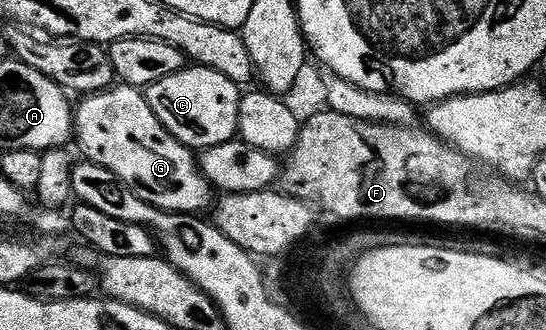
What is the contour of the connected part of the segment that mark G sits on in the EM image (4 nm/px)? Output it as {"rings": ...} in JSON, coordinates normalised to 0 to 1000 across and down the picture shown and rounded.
{"rings":[[[207,255],[198,264],[194,273],[181,273],[176,285],[163,285],[159,291],[148,294],[145,300],[145,315],[137,324],[136,333],[136,430],[137,439],[147,439],[147,455],[159,488],[179,497],[187,509],[194,509],[201,521],[209,521],[209,533],[216,533],[216,545],[227,555],[229,564],[242,567],[242,576],[255,594],[255,600],[264,609],[267,618],[275,618],[282,630],[291,636],[304,636],[311,648],[348,648],[353,655],[364,652],[366,636],[379,639],[383,627],[390,621],[392,597],[392,567],[385,561],[381,548],[374,539],[372,527],[366,524],[363,512],[363,479],[353,458],[346,455],[344,445],[333,439],[330,427],[317,412],[299,376],[289,364],[289,352],[282,352],[282,339],[275,327],[269,294],[251,264],[245,261],[229,261],[225,255]]]}

